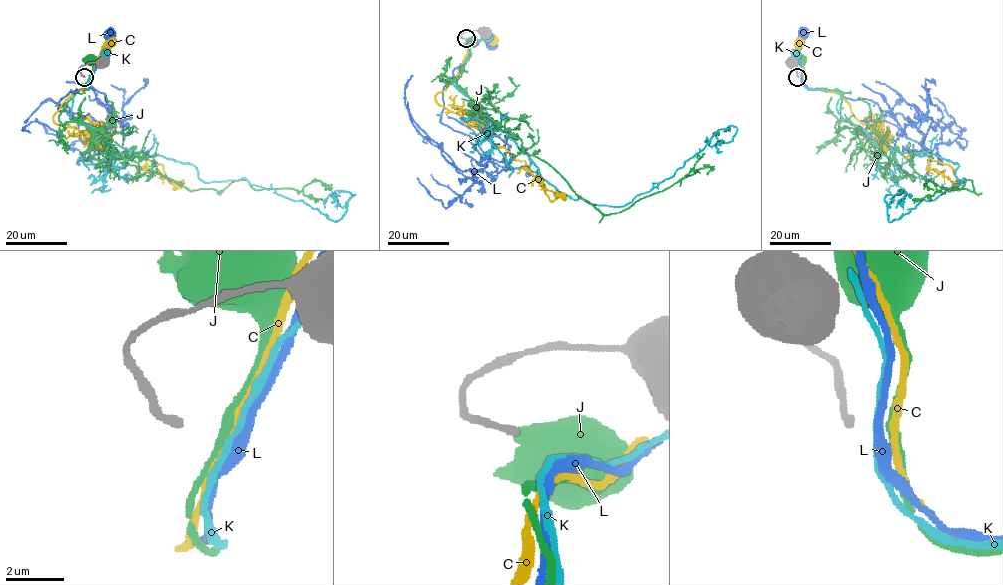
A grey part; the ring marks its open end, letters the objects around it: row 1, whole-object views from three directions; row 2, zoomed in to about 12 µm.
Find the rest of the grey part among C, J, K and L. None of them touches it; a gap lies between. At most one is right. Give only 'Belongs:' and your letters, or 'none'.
Belongs: none

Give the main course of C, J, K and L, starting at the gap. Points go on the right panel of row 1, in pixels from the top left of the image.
C: (802, 78), (798, 42)
J: (801, 77), (802, 60)
K: (801, 78), (801, 68), (795, 54)
L: (801, 78), (799, 49), (803, 35)

